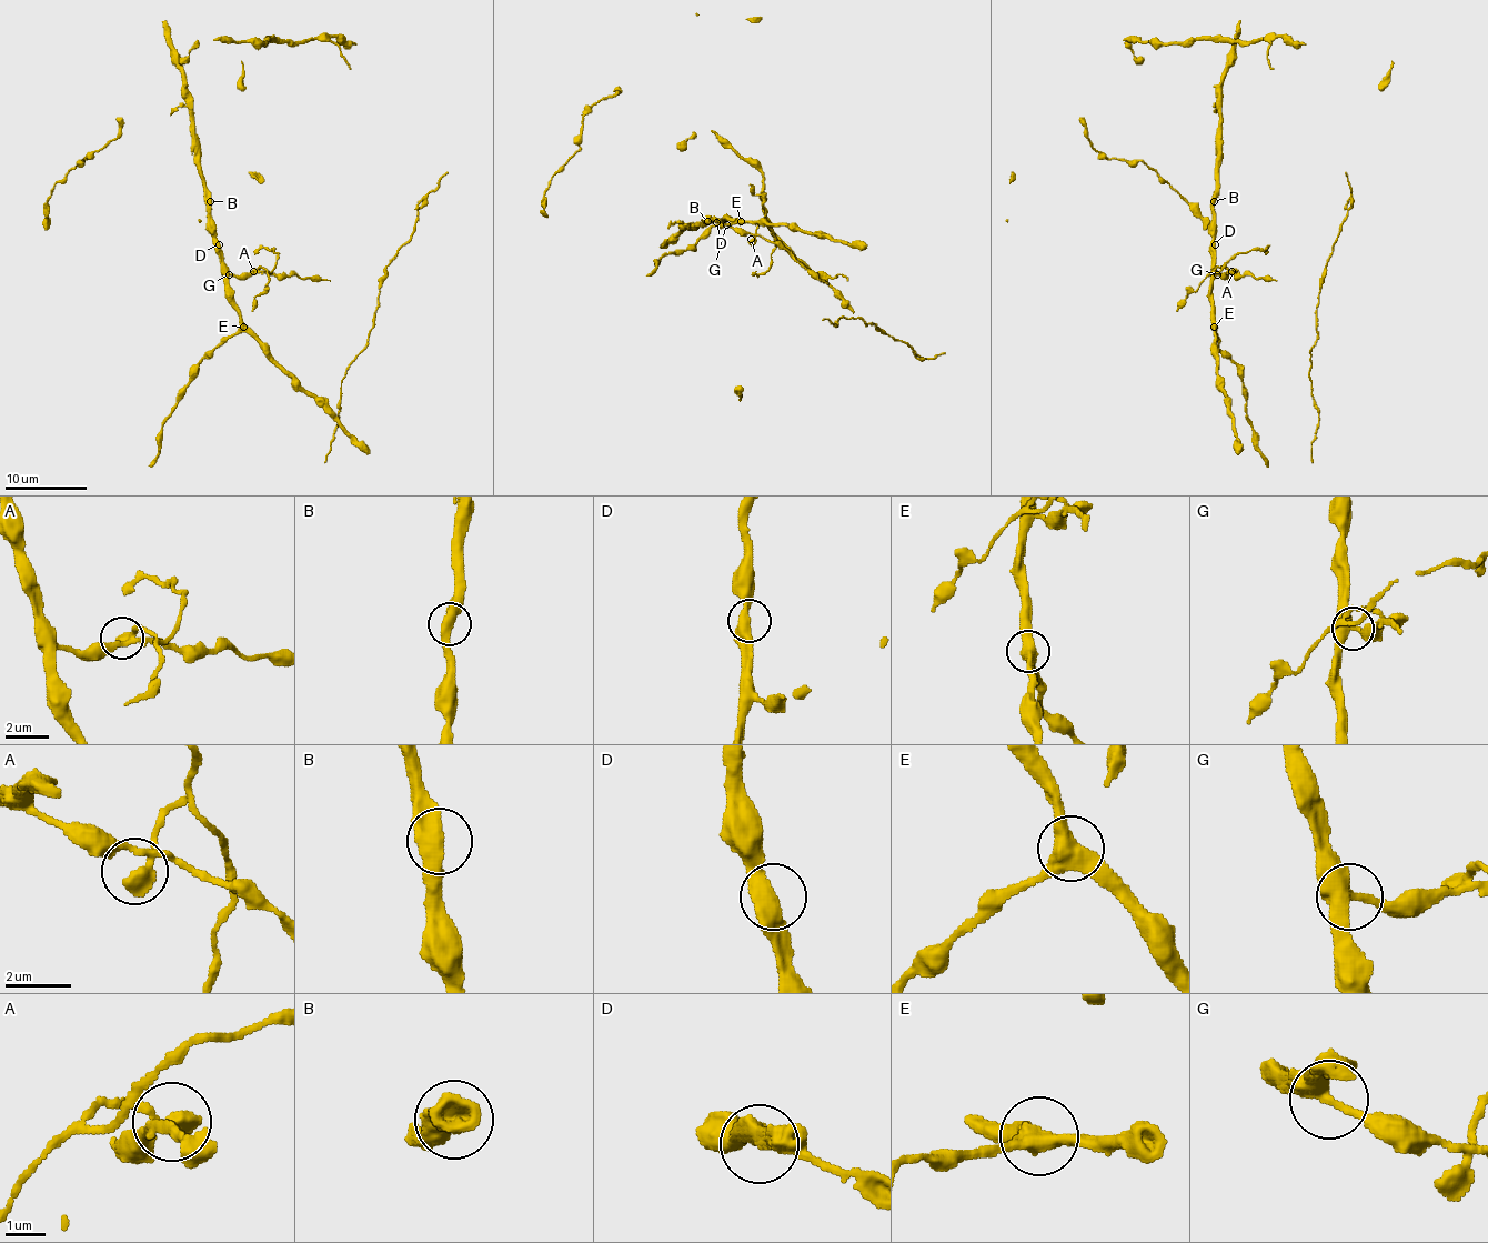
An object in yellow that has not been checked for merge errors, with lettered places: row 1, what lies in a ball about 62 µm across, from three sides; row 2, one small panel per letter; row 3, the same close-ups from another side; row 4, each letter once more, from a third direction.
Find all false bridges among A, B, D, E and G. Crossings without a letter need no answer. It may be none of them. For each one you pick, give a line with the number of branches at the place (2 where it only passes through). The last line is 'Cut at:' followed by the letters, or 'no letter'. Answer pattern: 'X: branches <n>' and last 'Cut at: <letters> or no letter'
Cut at: no letter

